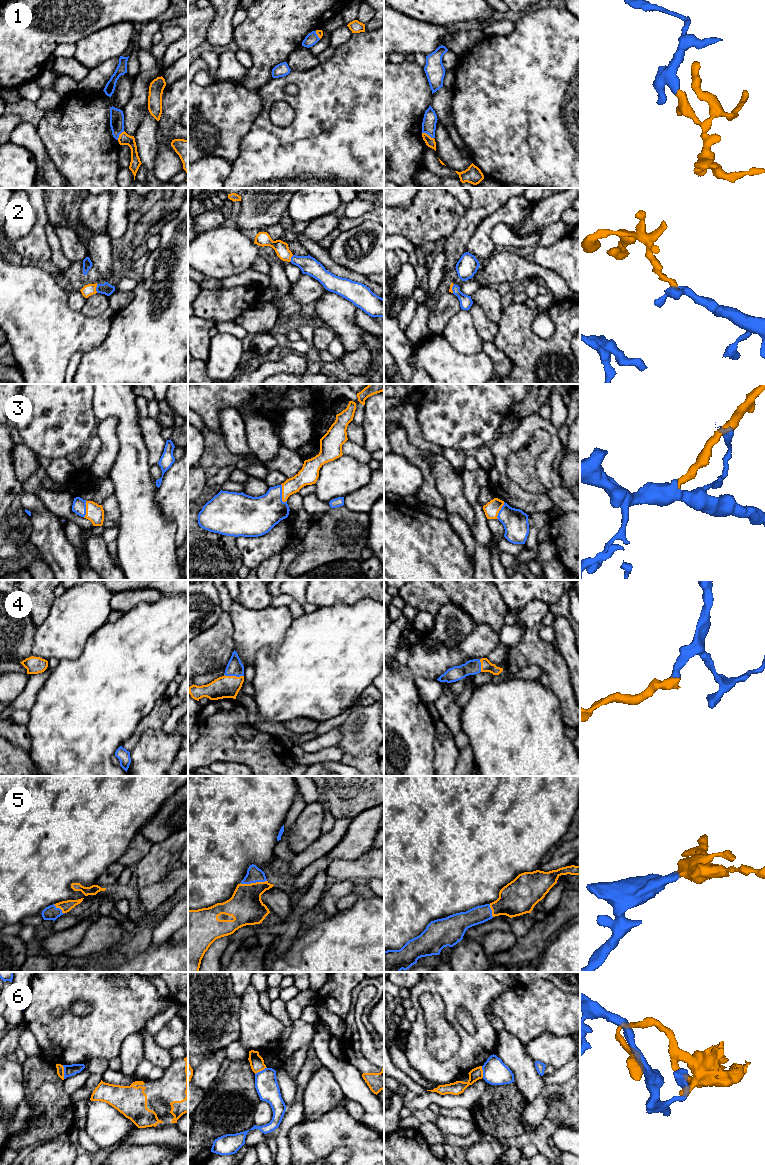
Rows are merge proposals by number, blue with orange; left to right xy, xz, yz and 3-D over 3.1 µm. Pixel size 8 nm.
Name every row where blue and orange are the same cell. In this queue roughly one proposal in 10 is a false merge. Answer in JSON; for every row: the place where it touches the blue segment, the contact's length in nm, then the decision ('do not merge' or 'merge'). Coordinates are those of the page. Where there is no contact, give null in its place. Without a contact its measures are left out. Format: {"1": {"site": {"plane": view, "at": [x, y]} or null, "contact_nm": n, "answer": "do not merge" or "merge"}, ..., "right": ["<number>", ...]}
{"1": {"site": {"plane": "yz", "at": [428, 134]}, "contact_nm": 110, "answer": "merge"}, "2": {"site": {"plane": "xy", "at": [96, 288]}, "contact_nm": 70, "answer": "merge"}, "3": {"site": {"plane": "xz", "at": [281, 494]}, "contact_nm": 160, "answer": "merge"}, "4": {"site": {"plane": "xz", "at": [234, 675]}, "contact_nm": 160, "answer": "merge"}, "5": {"site": {"plane": "xz", "at": [253, 882]}, "contact_nm": 220, "answer": "merge"}, "6": {"site": {"plane": "xy", "at": [64, 1072]}, "contact_nm": 110, "answer": "do not merge"}, "right": ["1", "2", "3", "4", "5"]}

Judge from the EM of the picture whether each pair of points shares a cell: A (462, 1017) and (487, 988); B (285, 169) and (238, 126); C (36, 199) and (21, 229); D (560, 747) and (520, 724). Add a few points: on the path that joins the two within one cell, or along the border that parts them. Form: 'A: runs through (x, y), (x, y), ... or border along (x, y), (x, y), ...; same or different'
A: border along (459, 1008), (466, 1011), (472, 1019), (473, 1034); different
B: border along (259, 112), (250, 129), (240, 139), (237, 154); different
C: border along (35, 210), (35, 223); different
D: runs through (550, 747), (543, 747), (530, 734); same

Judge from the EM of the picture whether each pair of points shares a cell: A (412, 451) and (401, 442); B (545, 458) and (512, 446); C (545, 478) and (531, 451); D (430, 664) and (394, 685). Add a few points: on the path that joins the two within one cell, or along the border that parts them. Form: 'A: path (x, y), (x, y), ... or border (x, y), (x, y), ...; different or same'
A: path (409, 450), (404, 445); same
B: path (554, 441), (554, 434), (545, 425), (528, 429); same
C: border (550, 442), (536, 461), (537, 477), (542, 484); different
D: border (405, 664), (414, 676); different

